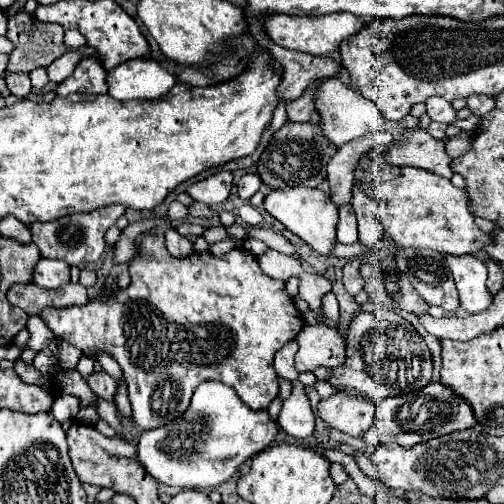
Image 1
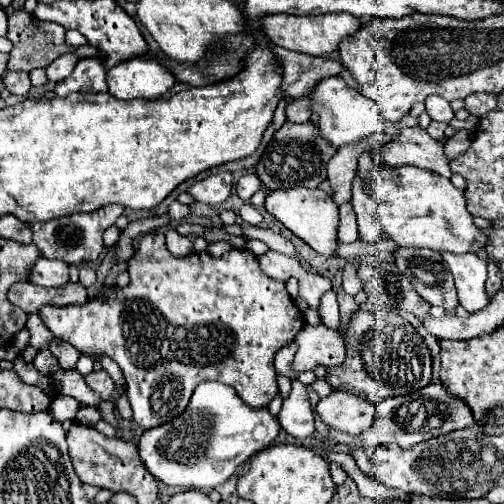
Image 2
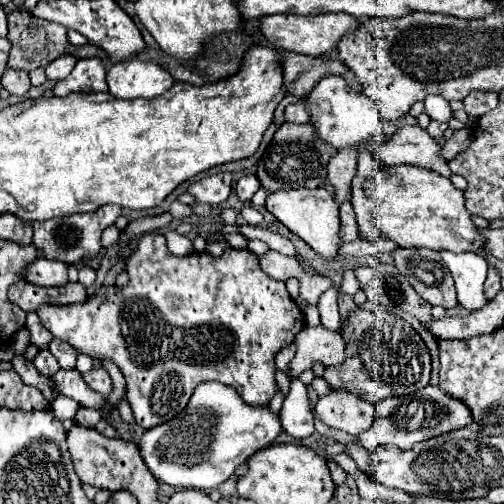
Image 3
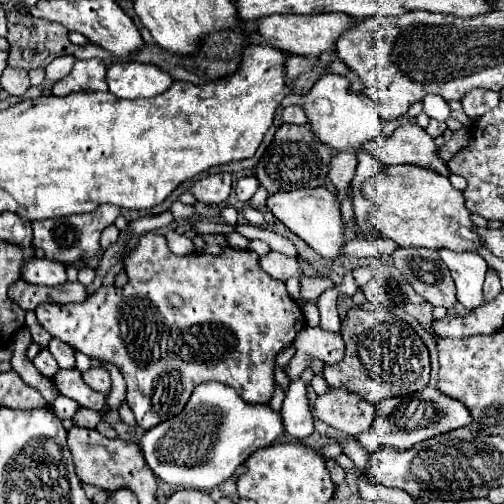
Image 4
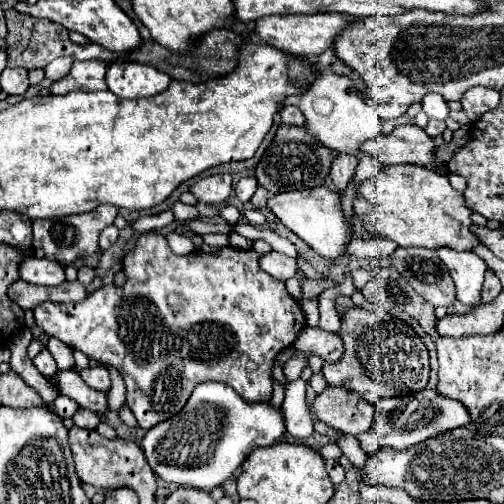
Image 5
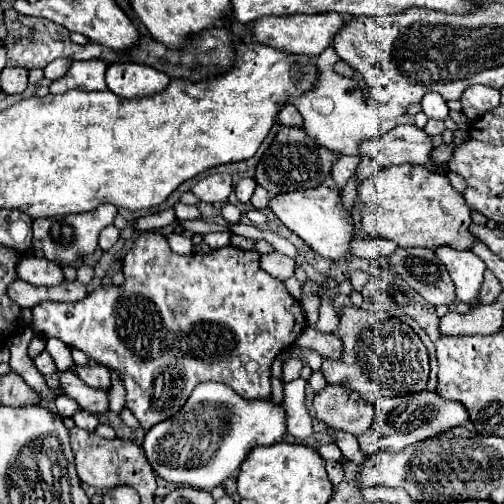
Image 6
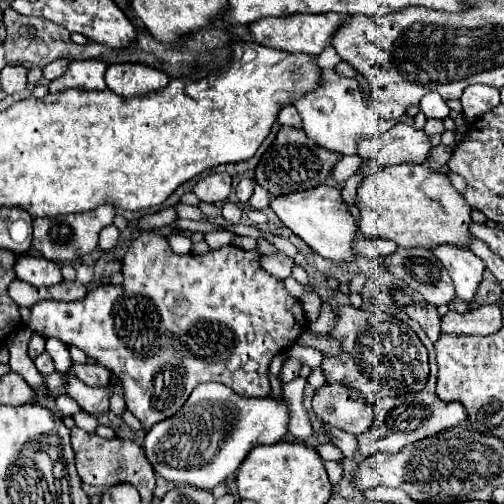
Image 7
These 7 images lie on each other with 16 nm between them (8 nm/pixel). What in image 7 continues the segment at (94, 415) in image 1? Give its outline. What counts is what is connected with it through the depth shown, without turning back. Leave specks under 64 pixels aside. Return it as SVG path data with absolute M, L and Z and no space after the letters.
M82 410L74 414L74 420L76 420L76 426L78 426L78 428L82 428L82 430L86 430L88 434L96 432L96 428L98 428L96 418L94 418L94 416L90 416L90 414L86 414L86 412L82 412Z

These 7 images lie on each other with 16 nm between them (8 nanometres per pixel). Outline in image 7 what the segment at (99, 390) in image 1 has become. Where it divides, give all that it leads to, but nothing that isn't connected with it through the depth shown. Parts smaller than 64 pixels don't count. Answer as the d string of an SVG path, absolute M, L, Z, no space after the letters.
M74 362L70 368L70 374L74 374L78 380L82 380L88 386L106 386L110 380L110 374L100 364L78 364Z

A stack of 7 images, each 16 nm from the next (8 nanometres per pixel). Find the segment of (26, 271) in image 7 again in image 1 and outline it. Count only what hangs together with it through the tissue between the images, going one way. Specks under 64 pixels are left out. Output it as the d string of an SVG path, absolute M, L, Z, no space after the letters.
M40 258L32 272L32 284L44 288L60 288L70 282L70 266L62 260L48 260Z

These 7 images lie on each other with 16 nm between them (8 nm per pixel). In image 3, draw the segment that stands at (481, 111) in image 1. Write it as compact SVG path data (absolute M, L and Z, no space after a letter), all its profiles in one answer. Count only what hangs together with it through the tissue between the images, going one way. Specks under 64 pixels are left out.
M472 90L464 100L464 110L470 118L480 118L484 116L488 110L498 106L498 94L496 92L488 92L488 90Z

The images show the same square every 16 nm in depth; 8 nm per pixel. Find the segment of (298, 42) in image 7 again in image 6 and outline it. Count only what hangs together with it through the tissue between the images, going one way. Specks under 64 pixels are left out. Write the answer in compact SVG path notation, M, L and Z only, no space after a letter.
M292 14L292 16L266 16L254 22L252 34L260 44L290 52L318 56L332 44L336 32L344 26L344 16L340 14Z

